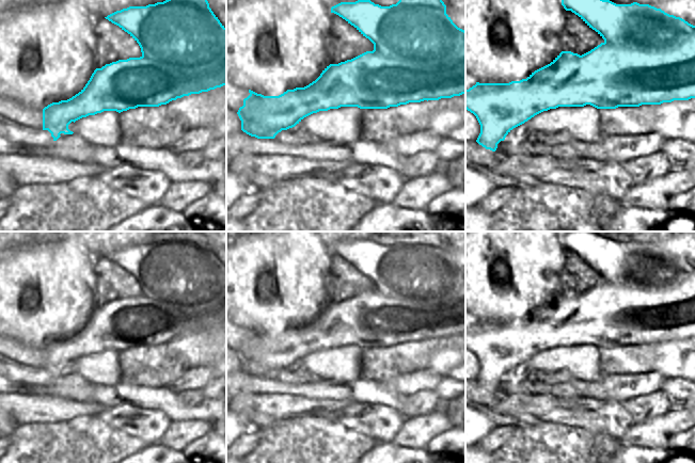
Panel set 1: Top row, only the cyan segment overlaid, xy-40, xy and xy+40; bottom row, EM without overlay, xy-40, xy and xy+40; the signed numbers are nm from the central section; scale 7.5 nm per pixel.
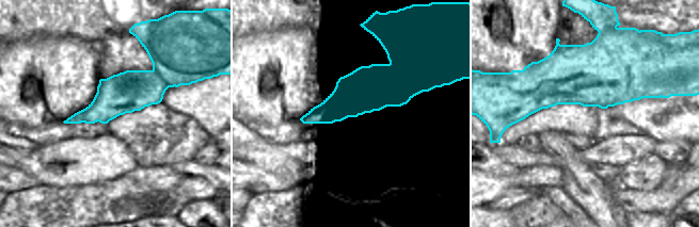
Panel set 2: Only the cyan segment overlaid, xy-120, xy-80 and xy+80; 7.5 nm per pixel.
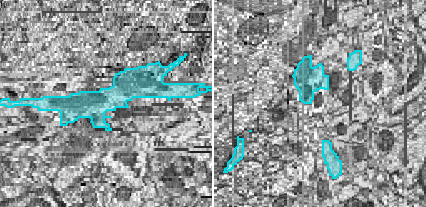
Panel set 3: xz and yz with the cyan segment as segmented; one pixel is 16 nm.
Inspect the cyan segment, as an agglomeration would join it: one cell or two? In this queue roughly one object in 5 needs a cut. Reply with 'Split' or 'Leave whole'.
Leave whole

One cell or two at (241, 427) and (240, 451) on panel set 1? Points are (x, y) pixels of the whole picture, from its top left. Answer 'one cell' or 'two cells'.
two cells

